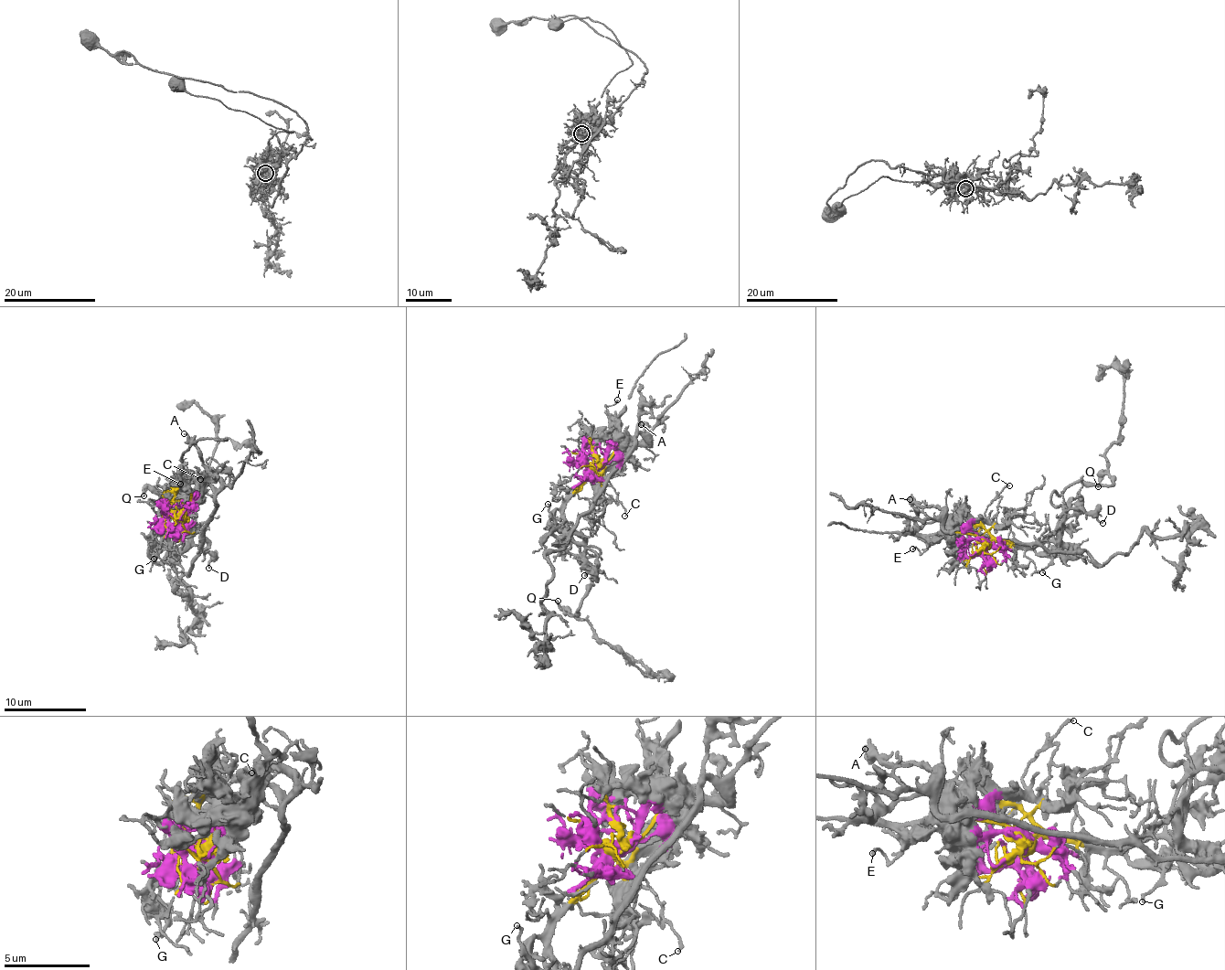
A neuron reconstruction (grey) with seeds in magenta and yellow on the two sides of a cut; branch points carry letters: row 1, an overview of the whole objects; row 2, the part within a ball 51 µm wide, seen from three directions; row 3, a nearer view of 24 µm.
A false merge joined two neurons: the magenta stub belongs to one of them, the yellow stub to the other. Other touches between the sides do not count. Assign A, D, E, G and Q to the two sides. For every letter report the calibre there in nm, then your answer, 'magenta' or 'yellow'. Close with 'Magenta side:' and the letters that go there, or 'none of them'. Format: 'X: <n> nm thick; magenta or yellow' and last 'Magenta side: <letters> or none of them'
A: 200 nm thick; magenta
D: 160 nm thick; yellow
E: 140 nm thick; magenta
G: 80 nm thick; yellow
Q: 200 nm thick; yellow
Magenta side: A, E

